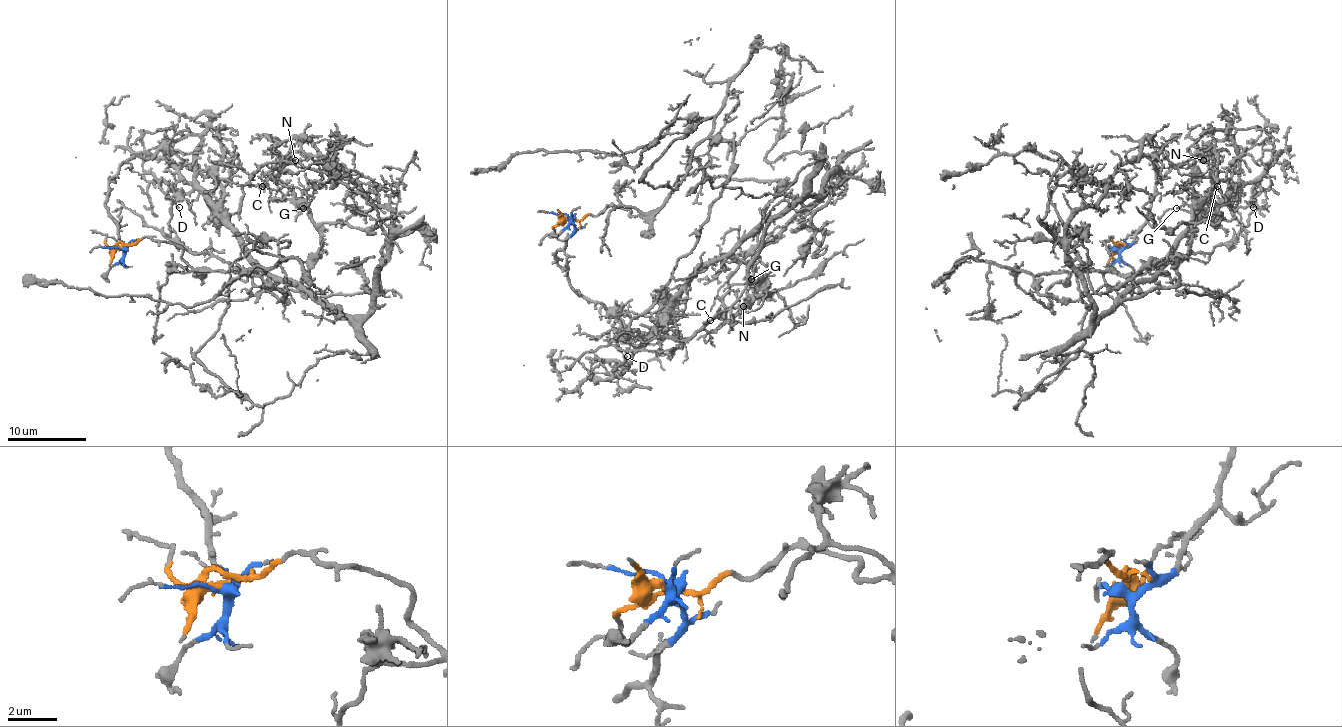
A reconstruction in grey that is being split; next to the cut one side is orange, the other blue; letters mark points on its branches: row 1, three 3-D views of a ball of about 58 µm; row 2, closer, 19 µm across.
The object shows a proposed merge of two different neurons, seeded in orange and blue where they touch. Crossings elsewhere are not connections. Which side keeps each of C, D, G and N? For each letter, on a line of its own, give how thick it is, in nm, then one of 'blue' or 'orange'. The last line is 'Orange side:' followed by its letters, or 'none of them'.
C: 120 nm | blue
D: 140 nm | blue
G: 130 nm | blue
N: 120 nm | blue
Orange side: none of them

